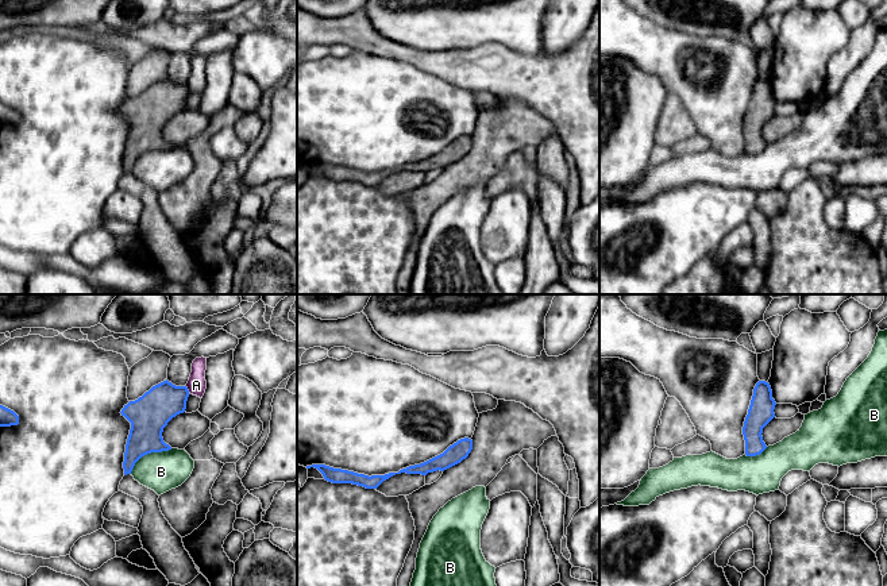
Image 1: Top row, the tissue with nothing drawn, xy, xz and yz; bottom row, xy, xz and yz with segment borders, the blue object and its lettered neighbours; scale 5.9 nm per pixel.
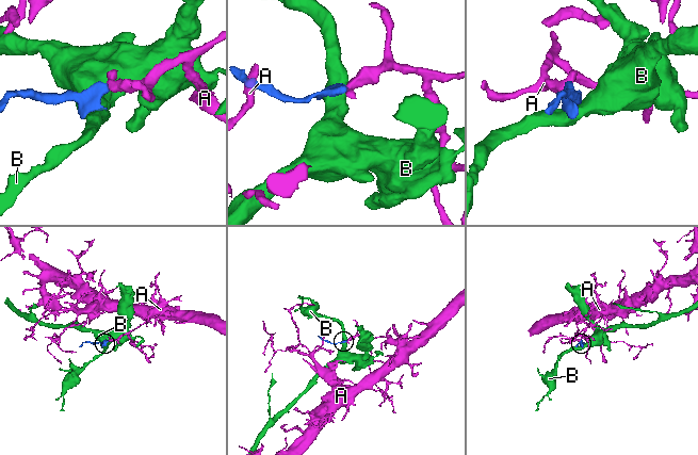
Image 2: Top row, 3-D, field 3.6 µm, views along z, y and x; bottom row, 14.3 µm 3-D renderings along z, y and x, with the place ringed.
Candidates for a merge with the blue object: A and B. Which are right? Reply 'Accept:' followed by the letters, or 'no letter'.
Accept: no letter

